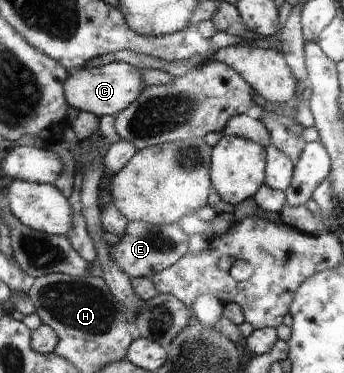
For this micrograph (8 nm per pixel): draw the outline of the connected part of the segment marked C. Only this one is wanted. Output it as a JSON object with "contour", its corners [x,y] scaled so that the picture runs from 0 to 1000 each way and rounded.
{"contour":[[[331,164],[285,180],[233,180],[215,198],[201,198],[189,257],[221,295],[279,306],[291,316],[305,306],[337,311],[355,303],[410,255],[422,231],[419,204],[404,182],[355,164]]]}

